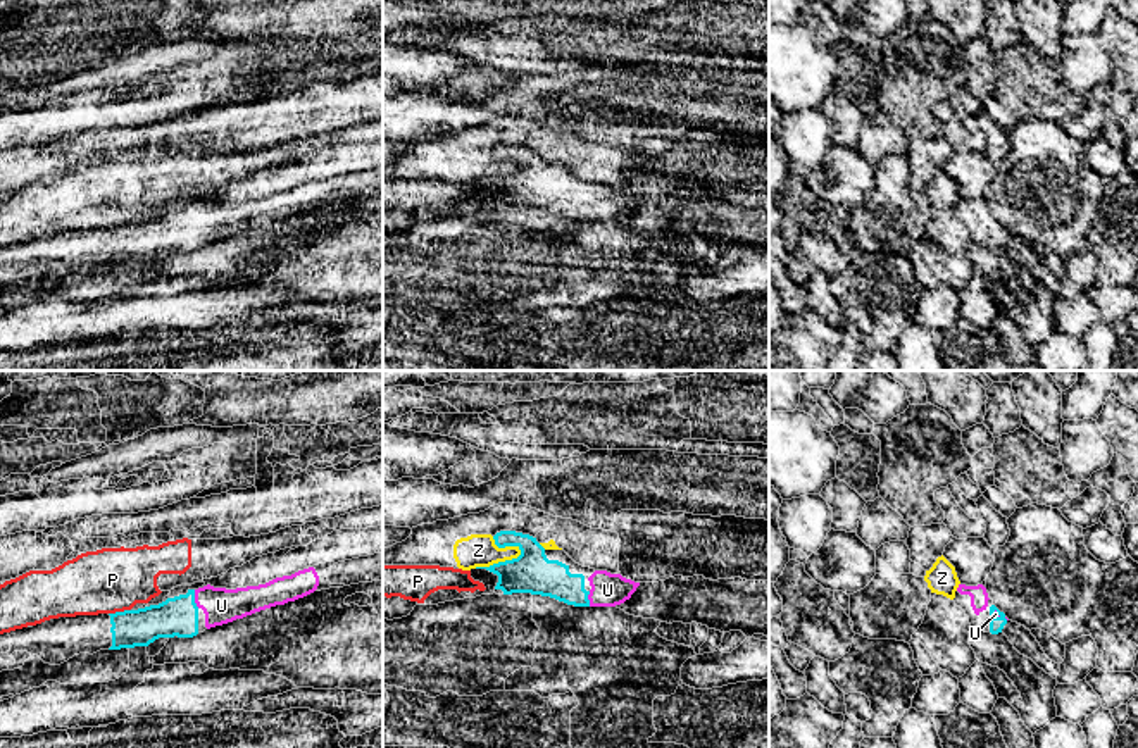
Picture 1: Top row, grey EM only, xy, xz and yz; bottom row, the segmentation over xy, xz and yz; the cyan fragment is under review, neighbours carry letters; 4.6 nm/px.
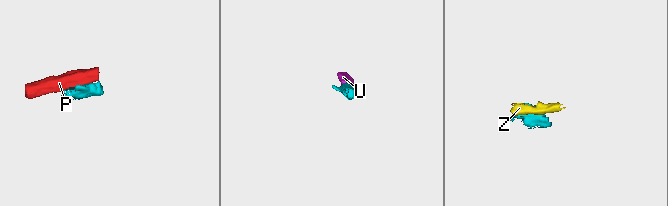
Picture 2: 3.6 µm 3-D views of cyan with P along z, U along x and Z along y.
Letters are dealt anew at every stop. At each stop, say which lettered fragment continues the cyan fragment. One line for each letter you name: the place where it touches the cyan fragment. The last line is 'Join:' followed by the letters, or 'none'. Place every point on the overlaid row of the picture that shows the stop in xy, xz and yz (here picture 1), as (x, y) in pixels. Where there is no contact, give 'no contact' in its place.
U: meets cyan in xy at (193, 598)
Join: U

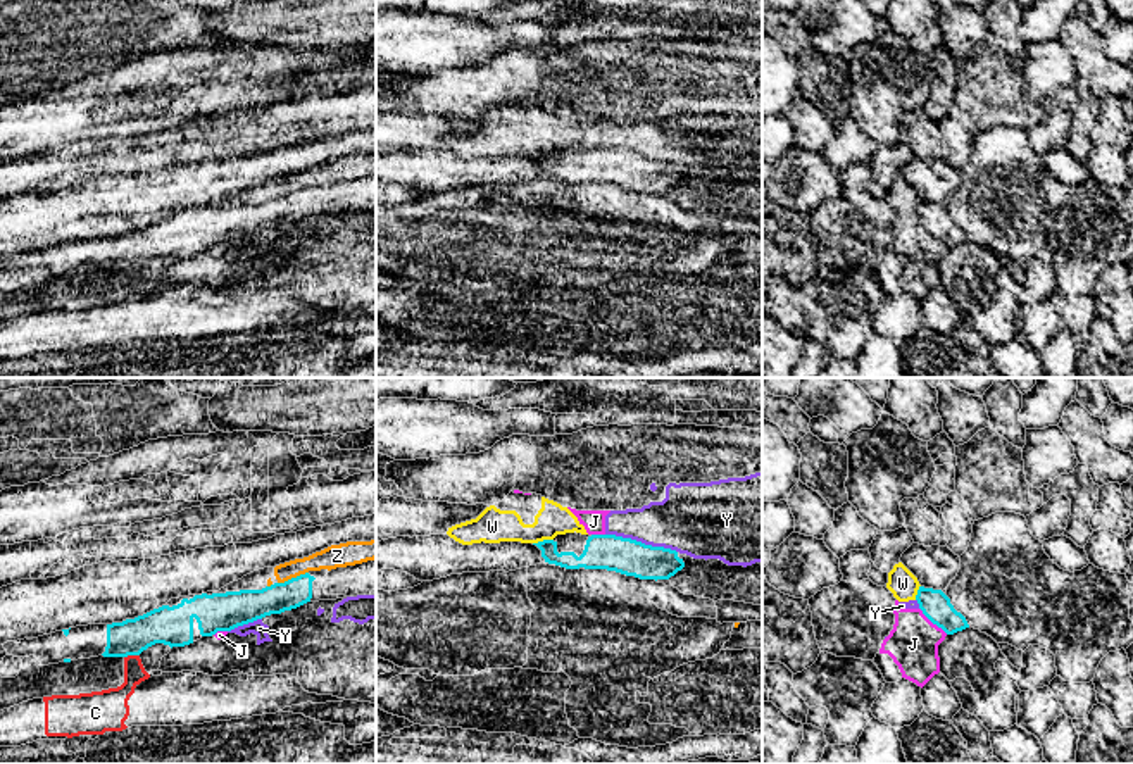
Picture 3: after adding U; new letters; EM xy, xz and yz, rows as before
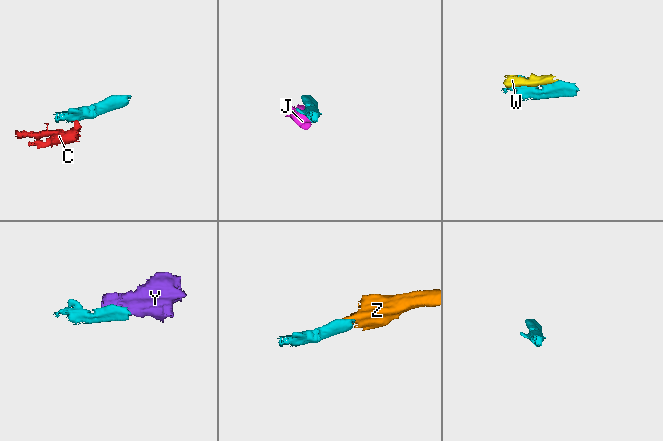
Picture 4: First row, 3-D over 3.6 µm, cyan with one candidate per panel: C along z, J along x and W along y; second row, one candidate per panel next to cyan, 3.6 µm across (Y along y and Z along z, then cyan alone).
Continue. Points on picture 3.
Join: none

